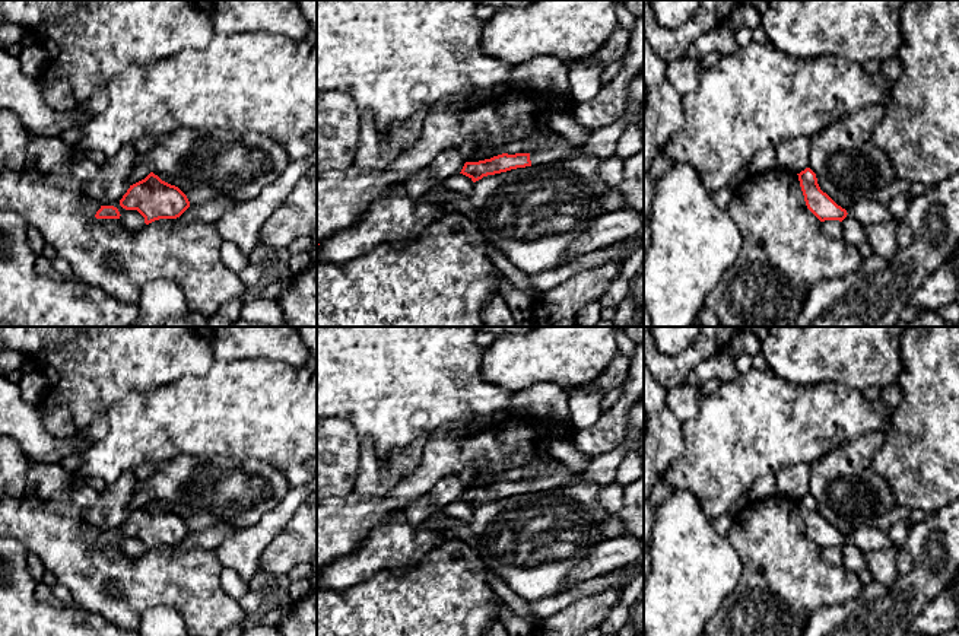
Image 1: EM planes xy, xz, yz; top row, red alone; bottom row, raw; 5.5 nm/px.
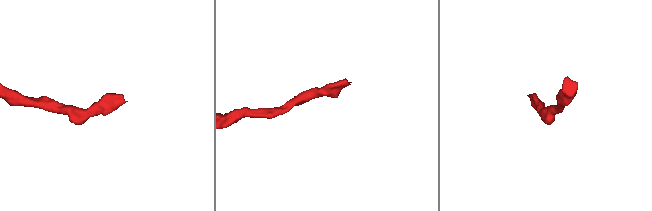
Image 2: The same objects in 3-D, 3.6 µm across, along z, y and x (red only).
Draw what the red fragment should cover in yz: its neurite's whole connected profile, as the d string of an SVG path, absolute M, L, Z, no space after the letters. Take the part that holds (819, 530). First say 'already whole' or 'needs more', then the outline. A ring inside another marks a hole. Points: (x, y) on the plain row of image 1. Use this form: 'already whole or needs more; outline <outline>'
already whole; outline M806 495L798 502L800 513L807 535L820 547L839 547L847 544L847 537L838 532L817 511L816 500Z

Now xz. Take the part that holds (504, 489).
needs more; outline M558 461L555 471L550 474L543 474L530 480L502 480L479 489L466 489L460 500L469 503L473 509L476 509L488 502L495 502L531 492L550 490L558 484L574 480L577 476L577 471Z

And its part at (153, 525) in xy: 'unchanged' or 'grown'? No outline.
unchanged

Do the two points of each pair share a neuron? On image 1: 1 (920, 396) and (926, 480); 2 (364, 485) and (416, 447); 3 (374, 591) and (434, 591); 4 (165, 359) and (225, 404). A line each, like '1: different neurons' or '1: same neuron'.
1: same neuron
2: same neuron
3: same neuron
4: different neurons

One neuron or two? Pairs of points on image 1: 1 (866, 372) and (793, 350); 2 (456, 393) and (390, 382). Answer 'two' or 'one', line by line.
1: one
2: one

